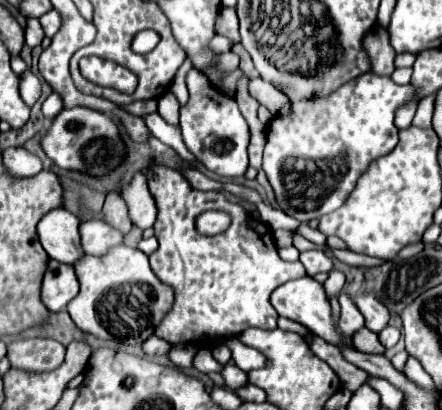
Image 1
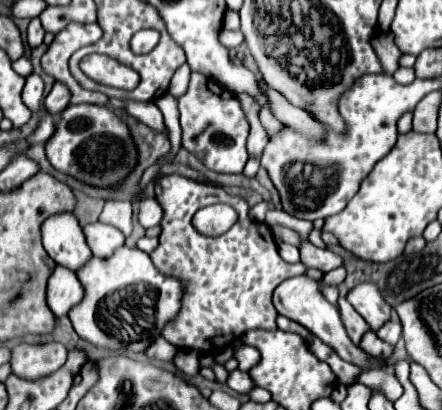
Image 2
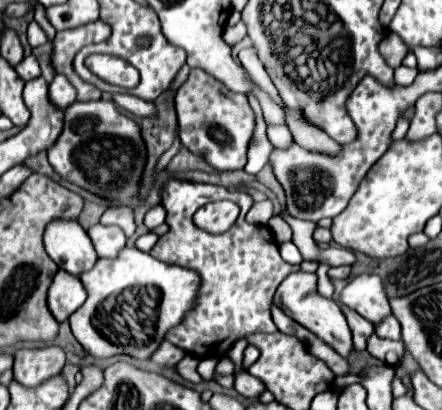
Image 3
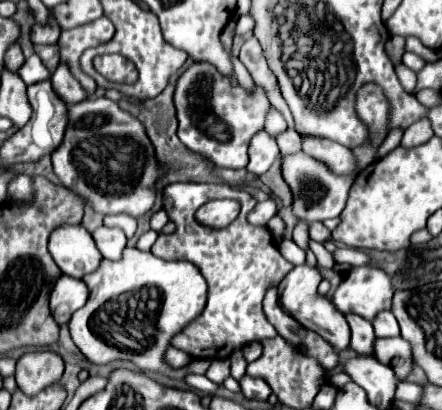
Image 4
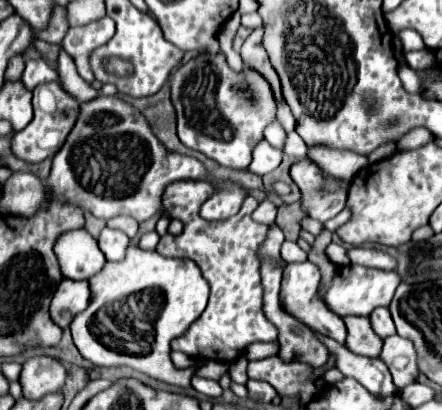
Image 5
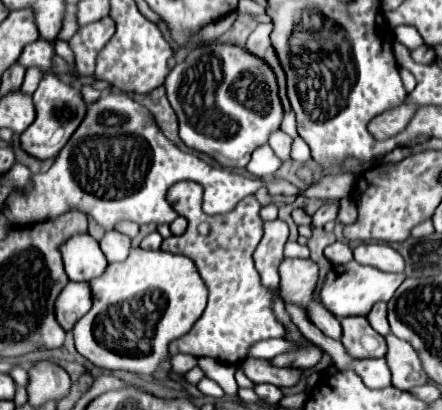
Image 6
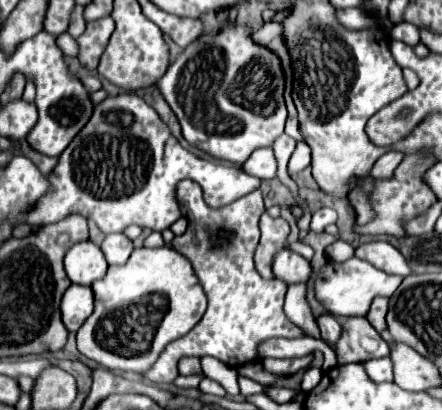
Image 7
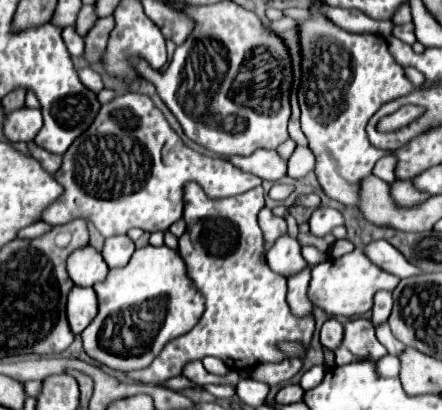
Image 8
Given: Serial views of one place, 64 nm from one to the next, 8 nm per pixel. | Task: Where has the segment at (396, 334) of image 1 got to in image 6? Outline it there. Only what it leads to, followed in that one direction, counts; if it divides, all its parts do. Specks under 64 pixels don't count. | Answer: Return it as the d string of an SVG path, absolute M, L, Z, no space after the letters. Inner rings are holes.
M376 302L374 308L370 310L370 314L368 314L366 318L368 318L370 326L372 326L378 334L382 334L382 336L390 334L388 320L386 320L386 302Z

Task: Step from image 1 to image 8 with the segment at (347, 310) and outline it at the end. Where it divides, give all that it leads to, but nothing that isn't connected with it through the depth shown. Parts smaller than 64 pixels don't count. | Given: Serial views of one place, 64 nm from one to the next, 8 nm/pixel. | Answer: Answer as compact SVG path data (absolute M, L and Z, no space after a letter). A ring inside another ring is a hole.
M358 318L344 326L344 340L334 354L336 354L336 366L342 366L356 360L380 360L388 352L376 340L374 324L370 320Z

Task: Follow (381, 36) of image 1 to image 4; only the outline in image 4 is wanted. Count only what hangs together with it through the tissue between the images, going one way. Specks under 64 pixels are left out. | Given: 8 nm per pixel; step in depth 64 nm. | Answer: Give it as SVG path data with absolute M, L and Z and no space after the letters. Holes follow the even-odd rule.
M392 36L388 40L388 56L392 56L394 64L400 64L404 54L404 38L402 36Z

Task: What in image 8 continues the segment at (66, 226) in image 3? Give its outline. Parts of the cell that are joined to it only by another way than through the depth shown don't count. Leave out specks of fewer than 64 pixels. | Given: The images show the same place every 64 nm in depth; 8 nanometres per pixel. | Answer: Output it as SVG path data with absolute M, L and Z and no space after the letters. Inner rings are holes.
M86 246L68 256L68 274L76 286L94 286L96 282L106 280L108 266L100 252Z

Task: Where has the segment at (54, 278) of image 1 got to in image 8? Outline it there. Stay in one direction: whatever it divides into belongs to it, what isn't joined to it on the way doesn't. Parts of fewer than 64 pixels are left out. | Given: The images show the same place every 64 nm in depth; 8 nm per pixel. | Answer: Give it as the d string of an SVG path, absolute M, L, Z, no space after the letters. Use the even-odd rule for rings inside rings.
M74 286L70 296L68 296L66 312L68 312L70 330L74 334L82 334L84 328L98 314L98 298L96 298L94 288L78 288L78 286Z

